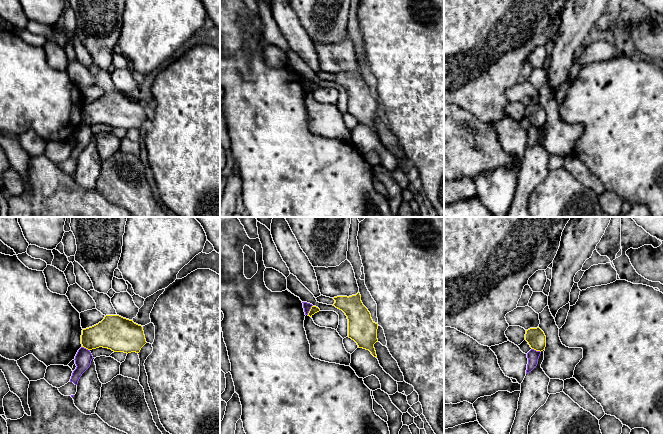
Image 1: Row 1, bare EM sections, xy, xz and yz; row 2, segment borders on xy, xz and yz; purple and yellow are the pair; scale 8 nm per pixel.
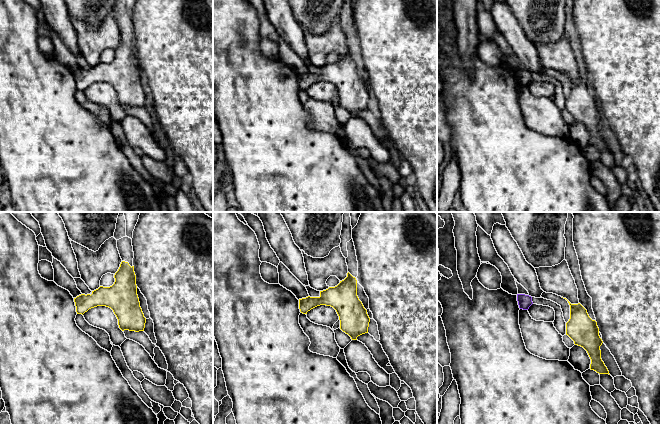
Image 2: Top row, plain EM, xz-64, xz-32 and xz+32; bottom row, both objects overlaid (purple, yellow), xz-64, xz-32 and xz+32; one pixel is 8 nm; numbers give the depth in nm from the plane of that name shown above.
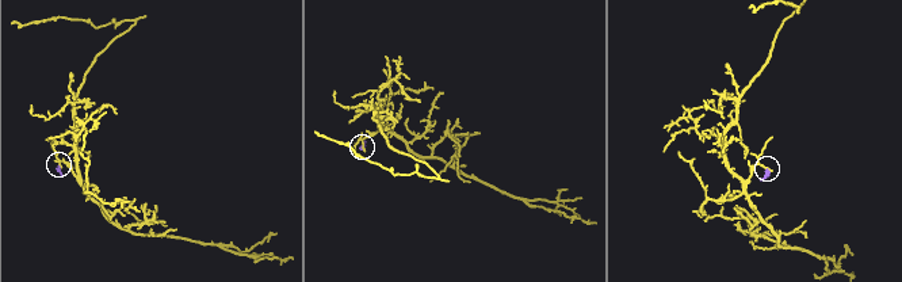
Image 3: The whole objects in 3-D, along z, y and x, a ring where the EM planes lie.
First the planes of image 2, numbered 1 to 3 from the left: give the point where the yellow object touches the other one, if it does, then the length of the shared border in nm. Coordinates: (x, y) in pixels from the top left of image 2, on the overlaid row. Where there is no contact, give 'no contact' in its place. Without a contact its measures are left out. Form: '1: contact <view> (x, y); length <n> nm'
1: no contact
2: no contact
3: no contact

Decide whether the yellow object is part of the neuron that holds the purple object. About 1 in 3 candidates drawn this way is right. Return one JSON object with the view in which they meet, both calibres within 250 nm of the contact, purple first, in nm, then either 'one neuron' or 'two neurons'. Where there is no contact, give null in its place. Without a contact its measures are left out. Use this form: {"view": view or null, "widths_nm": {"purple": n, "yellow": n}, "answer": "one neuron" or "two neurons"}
{"view": "xz", "widths_nm": {"purple": 60, "yellow": 60}, "answer": "two neurons"}

